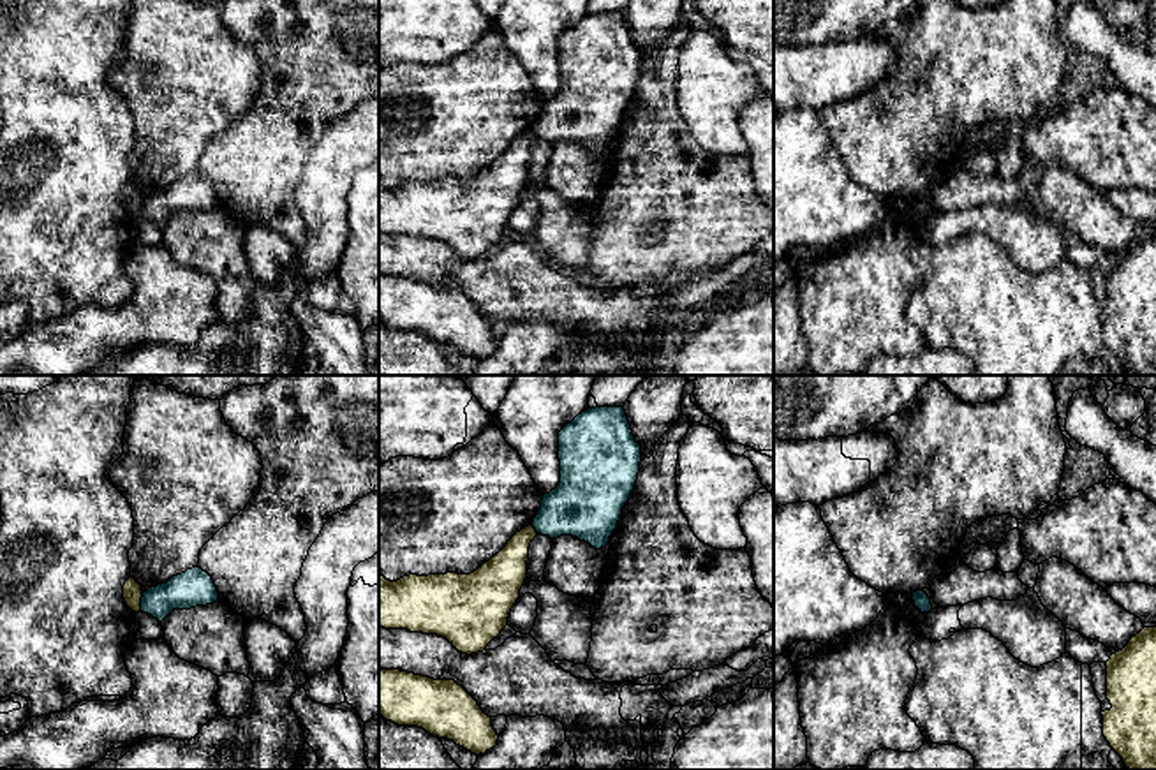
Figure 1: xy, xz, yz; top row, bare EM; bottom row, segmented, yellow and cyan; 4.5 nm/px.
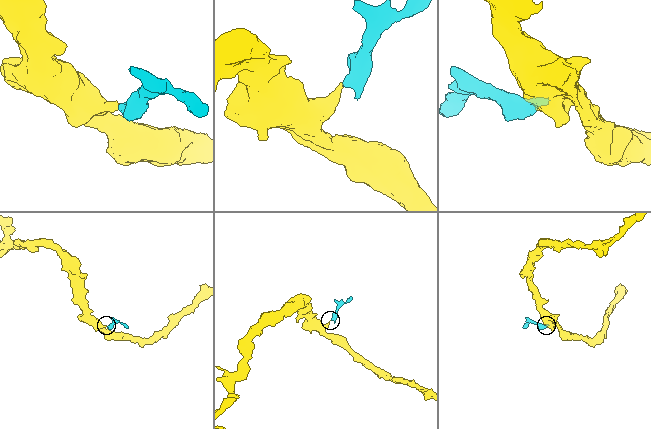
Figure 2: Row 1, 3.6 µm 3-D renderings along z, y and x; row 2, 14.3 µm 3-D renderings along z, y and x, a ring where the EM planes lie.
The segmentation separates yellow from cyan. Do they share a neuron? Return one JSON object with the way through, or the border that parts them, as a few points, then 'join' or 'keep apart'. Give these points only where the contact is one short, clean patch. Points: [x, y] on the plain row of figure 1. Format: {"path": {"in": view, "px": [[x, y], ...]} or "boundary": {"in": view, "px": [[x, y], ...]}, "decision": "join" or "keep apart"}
{"boundary": {"in": "xy", "px": [[143, 198], [140, 215]]}, "decision": "keep apart"}

